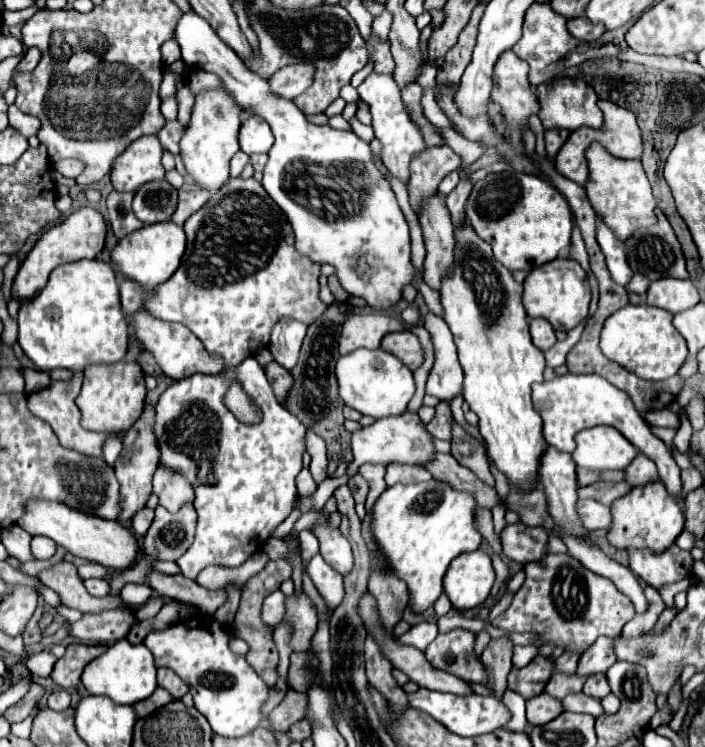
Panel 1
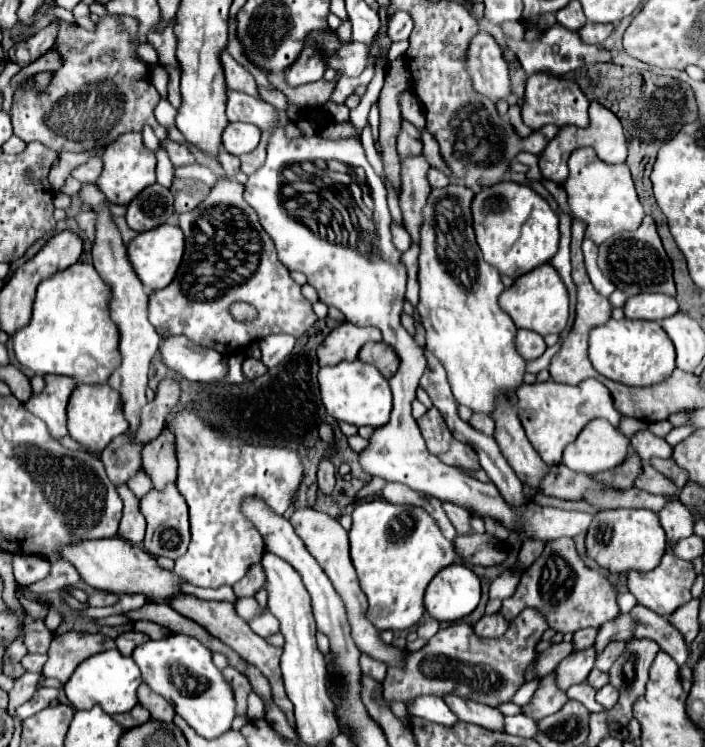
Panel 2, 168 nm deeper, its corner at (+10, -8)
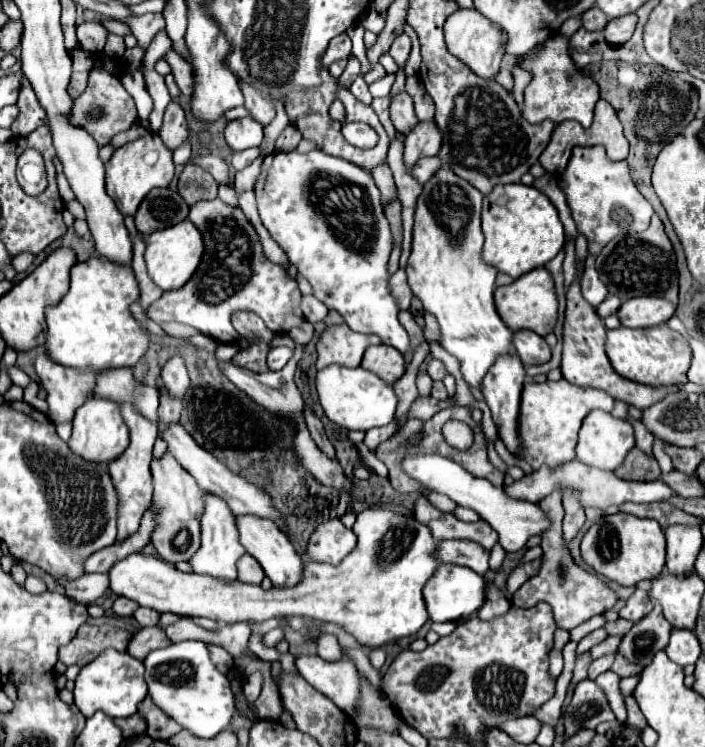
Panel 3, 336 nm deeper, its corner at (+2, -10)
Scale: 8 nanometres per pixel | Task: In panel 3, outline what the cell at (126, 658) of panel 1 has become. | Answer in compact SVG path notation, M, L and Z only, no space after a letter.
M105 650L91 664L83 666L75 680L75 706L85 718L91 718L97 710L103 710L109 718L129 718L137 712L137 704L147 696L147 684L143 678L143 662L127 652Z

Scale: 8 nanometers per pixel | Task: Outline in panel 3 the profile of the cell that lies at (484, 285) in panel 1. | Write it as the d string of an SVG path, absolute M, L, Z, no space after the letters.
M441 166L425 184L423 192L417 196L415 206L415 222L413 222L413 246L407 262L407 284L411 292L423 302L423 308L431 312L441 326L441 344L461 362L463 378L469 386L481 388L481 380L487 370L493 366L497 356L513 354L513 332L499 318L493 304L495 276L497 270L493 266L483 264L481 248L483 248L483 232L481 232L481 200L483 194L473 188L469 182L459 178L451 168Z

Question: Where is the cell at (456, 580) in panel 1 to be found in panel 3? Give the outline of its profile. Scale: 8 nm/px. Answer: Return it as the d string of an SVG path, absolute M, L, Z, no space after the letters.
M439 564L423 588L423 600L433 622L455 622L469 618L481 608L481 602L485 600L485 578L463 566Z

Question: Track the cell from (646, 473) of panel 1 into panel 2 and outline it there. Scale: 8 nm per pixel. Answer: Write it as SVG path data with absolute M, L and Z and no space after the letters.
M645 464L641 474L635 478L635 488L645 490L649 494L677 494L677 486L671 480L667 480L665 476L661 476L649 464Z

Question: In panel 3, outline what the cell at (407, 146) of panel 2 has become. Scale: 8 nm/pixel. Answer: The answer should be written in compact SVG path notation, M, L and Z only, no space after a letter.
M399 92L391 98L391 106L389 106L389 112L391 112L391 120L393 120L393 126L397 132L401 134L409 134L411 126L415 126L417 122L417 116L413 112L413 100L407 92Z

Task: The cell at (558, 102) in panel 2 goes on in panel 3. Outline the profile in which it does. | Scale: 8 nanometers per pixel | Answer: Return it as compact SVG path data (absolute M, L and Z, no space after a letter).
M563 34L549 36L545 42L537 44L533 54L523 56L523 68L531 72L531 82L525 88L523 118L531 124L553 120L577 120L581 126L589 128L593 122L593 106L599 100L599 86L585 74L577 70L569 54L569 38Z

